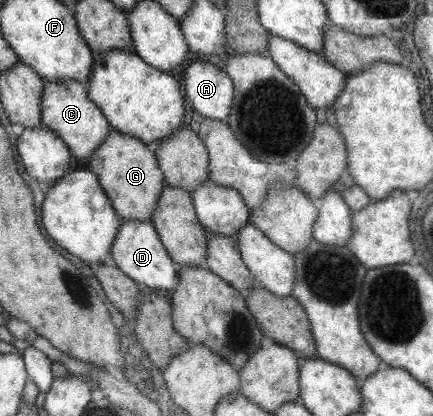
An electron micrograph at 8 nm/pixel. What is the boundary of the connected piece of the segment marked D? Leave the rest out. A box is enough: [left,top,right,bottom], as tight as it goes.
[110,219,180,295]

